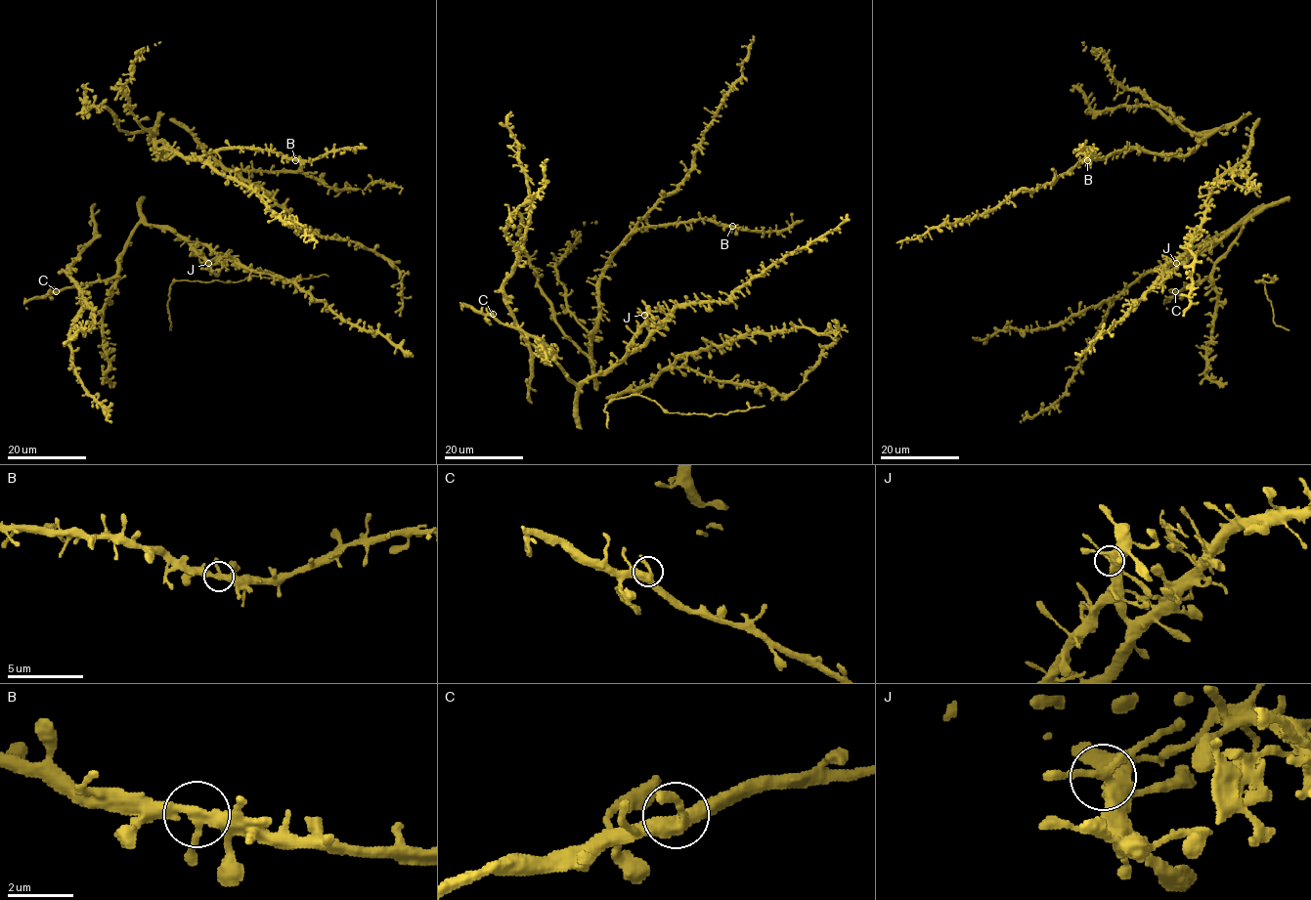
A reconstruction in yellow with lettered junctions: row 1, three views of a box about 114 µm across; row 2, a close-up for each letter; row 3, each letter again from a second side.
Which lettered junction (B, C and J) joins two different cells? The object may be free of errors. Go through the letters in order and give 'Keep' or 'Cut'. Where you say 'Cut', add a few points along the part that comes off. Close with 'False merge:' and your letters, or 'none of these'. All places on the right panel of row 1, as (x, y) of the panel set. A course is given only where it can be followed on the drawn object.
B: Keep
C: Keep
J: Keep
False merge: none of these

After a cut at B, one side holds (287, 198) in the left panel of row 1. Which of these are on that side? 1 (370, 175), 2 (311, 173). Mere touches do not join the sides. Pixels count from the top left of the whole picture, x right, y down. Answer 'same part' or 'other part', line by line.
1: same part
2: same part

